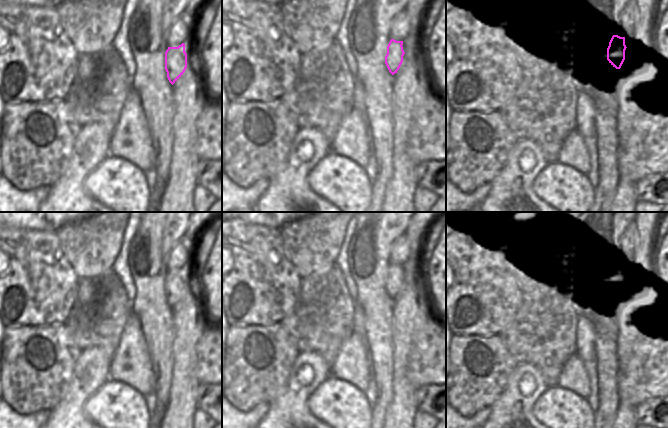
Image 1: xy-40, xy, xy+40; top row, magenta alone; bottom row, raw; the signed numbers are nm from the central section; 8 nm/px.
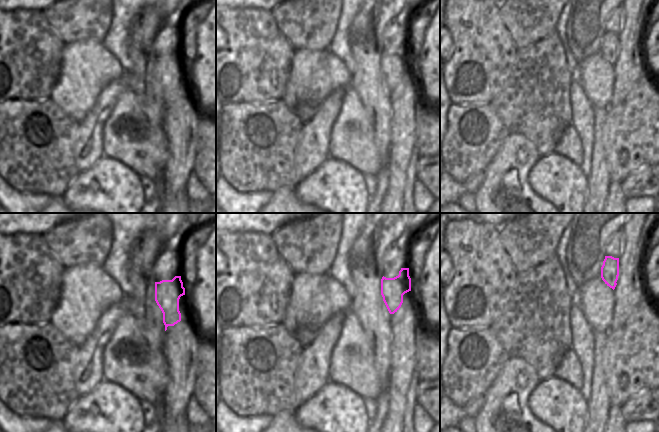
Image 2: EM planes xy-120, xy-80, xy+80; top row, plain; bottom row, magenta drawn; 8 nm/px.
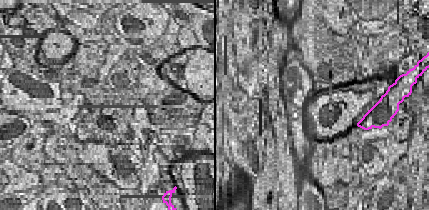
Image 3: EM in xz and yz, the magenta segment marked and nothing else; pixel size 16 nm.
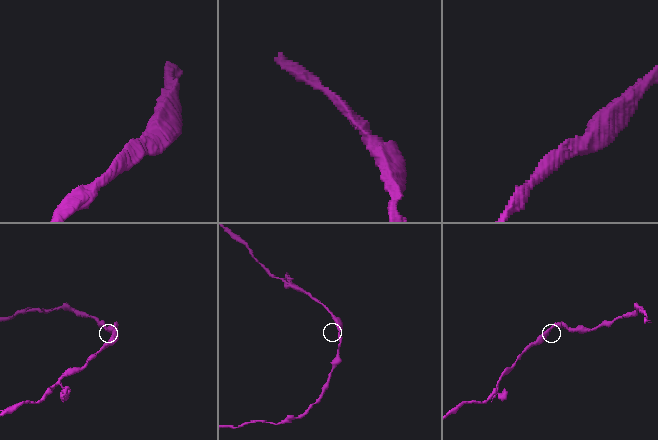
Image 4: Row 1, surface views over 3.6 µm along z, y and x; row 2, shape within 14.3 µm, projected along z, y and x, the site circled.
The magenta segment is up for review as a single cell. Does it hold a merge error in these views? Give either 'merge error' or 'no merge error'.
merge error

